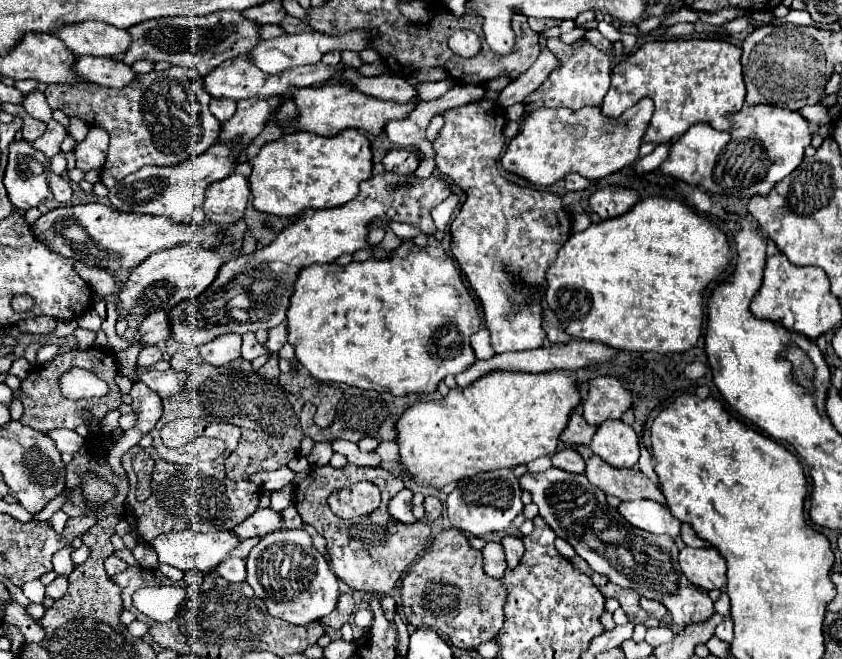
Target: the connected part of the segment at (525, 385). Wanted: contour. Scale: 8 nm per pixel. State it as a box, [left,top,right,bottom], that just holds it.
[398,370,582,488]

